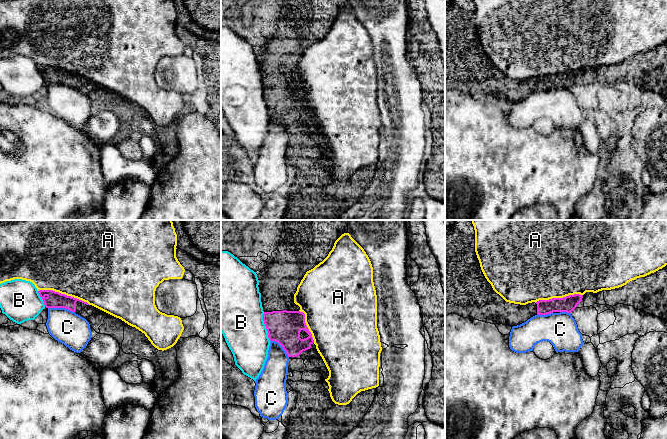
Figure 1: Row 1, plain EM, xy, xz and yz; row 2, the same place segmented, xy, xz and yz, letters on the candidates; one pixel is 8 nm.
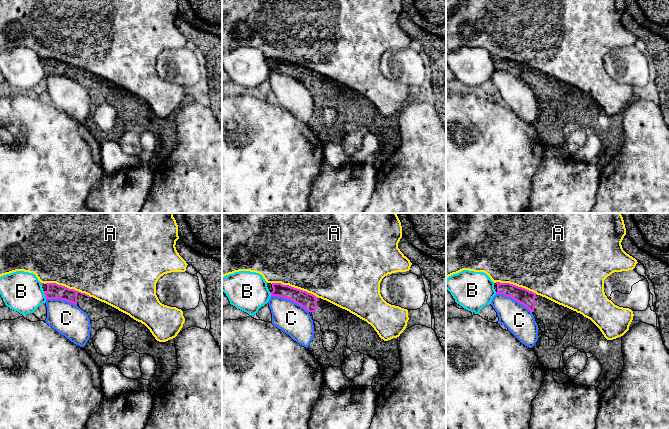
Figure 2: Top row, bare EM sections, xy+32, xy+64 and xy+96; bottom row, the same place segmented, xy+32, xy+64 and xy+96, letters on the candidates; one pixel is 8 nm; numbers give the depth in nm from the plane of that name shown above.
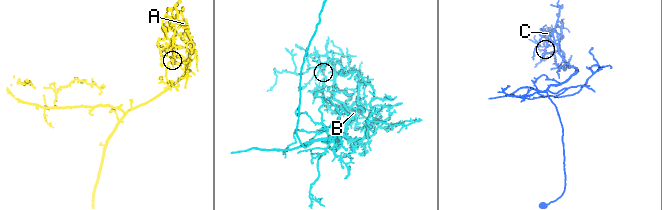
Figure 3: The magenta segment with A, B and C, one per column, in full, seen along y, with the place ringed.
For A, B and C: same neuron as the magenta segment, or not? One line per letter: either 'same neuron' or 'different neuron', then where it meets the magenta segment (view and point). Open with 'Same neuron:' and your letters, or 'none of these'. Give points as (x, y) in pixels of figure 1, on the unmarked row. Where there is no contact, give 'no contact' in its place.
Same neuron: none of these
A: different neuron | xy (64, 70)
B: different neuron | xz (266, 103)
C: different neuron | xy (61, 83)

